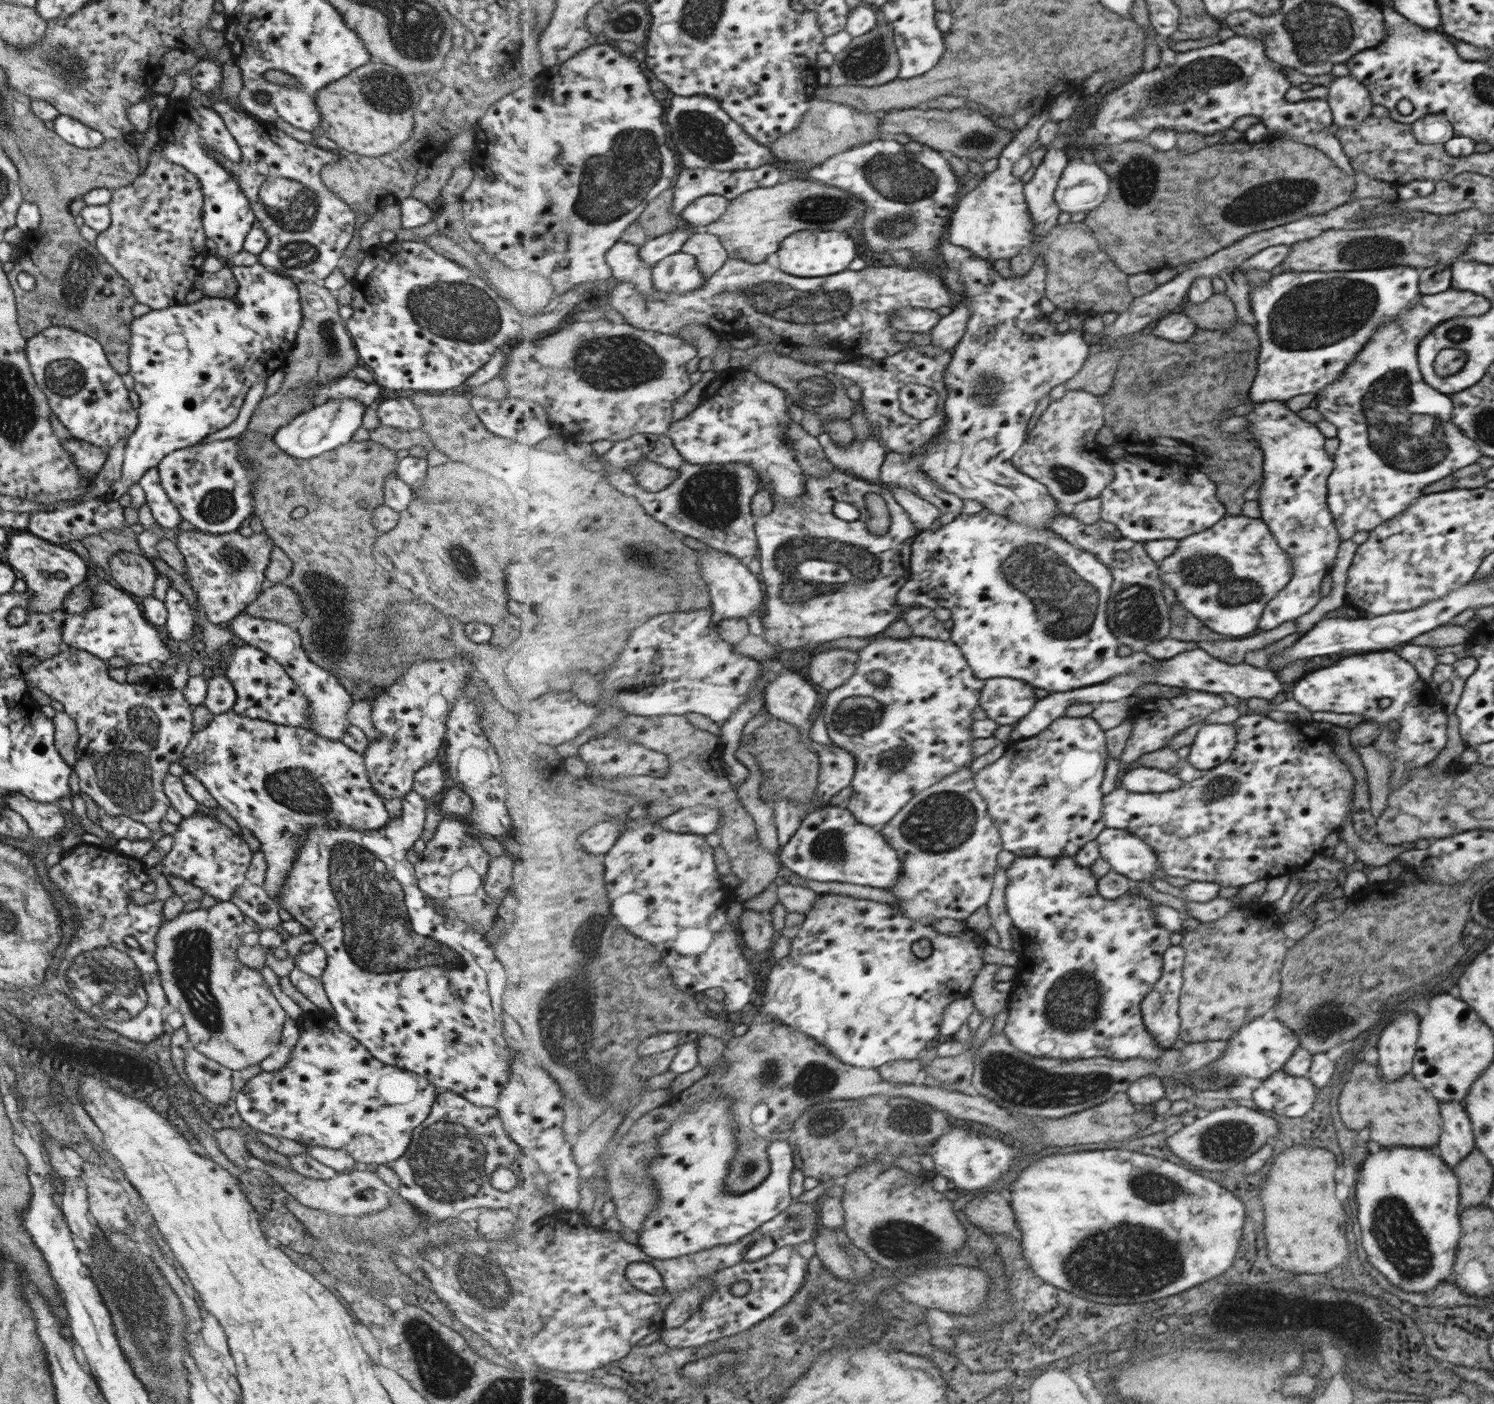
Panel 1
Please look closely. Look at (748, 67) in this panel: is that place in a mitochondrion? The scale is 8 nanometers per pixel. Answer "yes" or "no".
no

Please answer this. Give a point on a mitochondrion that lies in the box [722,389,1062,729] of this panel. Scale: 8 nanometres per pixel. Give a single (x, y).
(796, 589)

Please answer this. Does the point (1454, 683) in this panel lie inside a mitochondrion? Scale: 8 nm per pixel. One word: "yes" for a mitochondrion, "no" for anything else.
no

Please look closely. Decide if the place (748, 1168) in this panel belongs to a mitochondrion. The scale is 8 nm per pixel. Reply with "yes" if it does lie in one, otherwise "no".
yes

